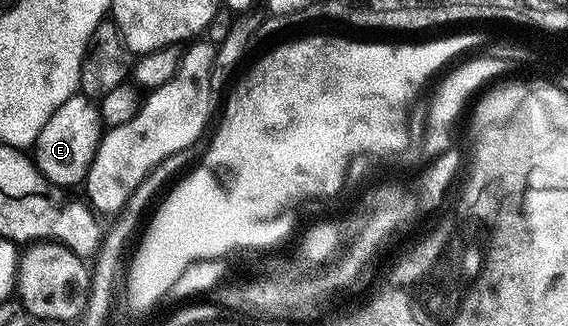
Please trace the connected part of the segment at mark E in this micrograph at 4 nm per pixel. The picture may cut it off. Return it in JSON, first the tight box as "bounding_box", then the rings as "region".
{"bounding_box":[34,95,102,186],"region":[[[83,95],[66,99],[66,103],[46,119],[42,131],[36,136],[34,165],[51,185],[79,186],[101,136],[102,125],[93,102]]]}

